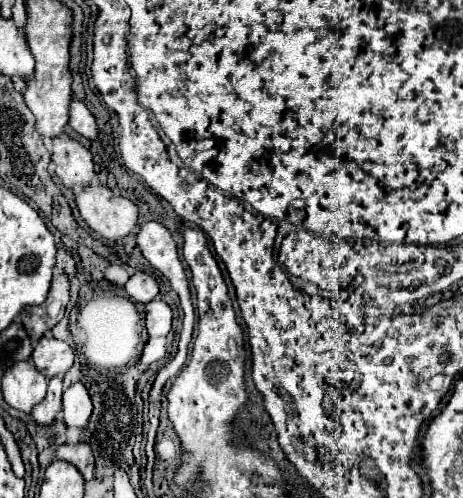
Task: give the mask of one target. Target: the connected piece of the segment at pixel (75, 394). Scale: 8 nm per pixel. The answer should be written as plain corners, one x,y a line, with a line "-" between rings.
74,383
64,391
64,423
68,427
78,427
84,429
90,415
92,415
92,401
88,395
88,389
82,383

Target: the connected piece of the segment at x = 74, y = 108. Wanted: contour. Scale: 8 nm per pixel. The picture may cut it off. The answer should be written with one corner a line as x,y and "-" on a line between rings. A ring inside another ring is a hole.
76,99
70,105
70,121
68,123
82,137
86,137
90,141
98,139
98,123
96,123
96,117
88,111
88,107
84,103
80,103

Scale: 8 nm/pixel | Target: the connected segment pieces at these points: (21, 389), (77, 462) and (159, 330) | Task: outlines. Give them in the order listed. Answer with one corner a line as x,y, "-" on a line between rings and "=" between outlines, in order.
20,361
12,365
2,379
4,401
24,413
30,413
34,405
44,399
48,379
36,371
32,361
=
88,443
62,445
56,451
56,459
72,463
86,481
90,481
94,477
94,473
92,473
92,469
94,469
94,455
92,455
92,449
90,449
=
154,299
146,305
146,329
150,337
166,337
172,329
172,309
164,301

